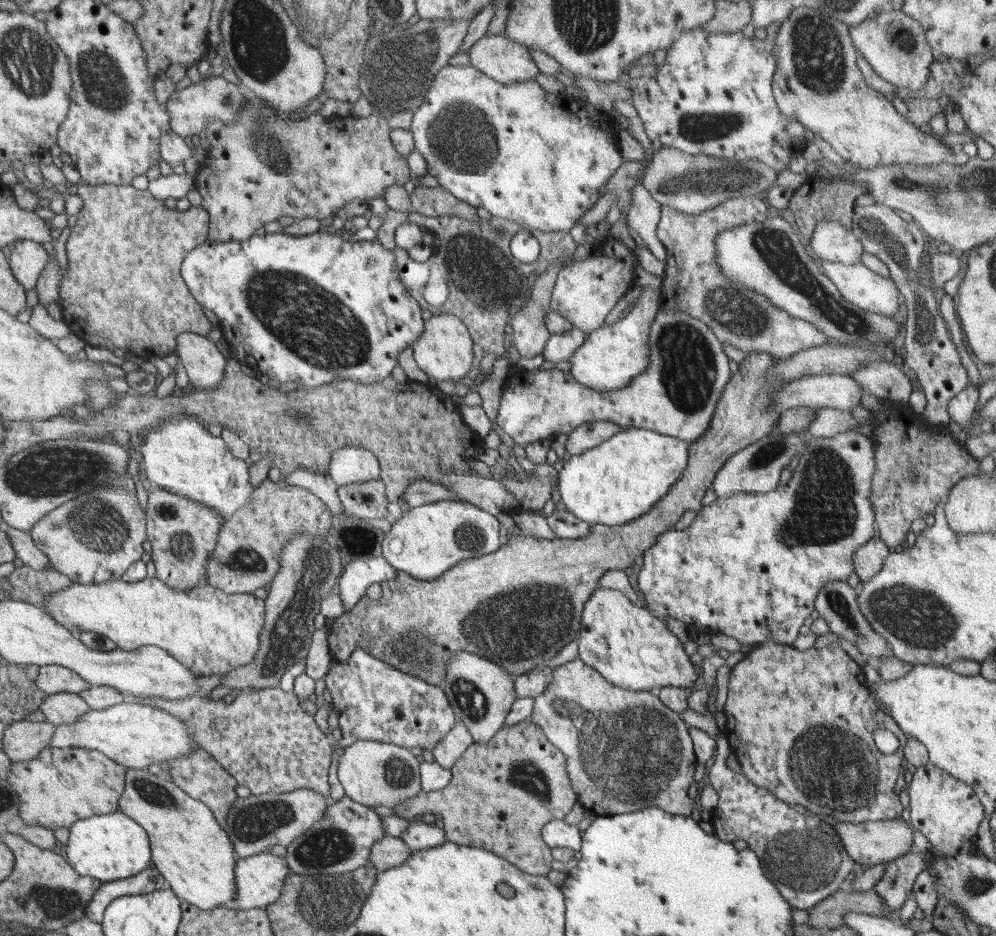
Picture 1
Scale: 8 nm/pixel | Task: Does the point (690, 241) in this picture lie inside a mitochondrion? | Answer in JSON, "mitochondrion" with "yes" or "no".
{"mitochondrion":"no"}

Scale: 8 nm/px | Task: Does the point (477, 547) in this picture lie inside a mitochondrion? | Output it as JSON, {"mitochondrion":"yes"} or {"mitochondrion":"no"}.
{"mitochondrion":"yes"}

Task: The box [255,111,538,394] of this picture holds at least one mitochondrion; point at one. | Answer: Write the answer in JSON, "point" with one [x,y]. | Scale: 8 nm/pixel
{"point":[476,270]}

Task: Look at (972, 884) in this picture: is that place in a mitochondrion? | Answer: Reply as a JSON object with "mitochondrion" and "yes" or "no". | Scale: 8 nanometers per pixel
{"mitochondrion":"yes"}

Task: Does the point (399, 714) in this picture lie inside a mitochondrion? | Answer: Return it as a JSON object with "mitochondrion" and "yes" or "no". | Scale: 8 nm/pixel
{"mitochondrion":"no"}

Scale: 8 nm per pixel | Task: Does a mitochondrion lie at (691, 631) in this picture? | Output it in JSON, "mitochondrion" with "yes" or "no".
{"mitochondrion":"no"}

